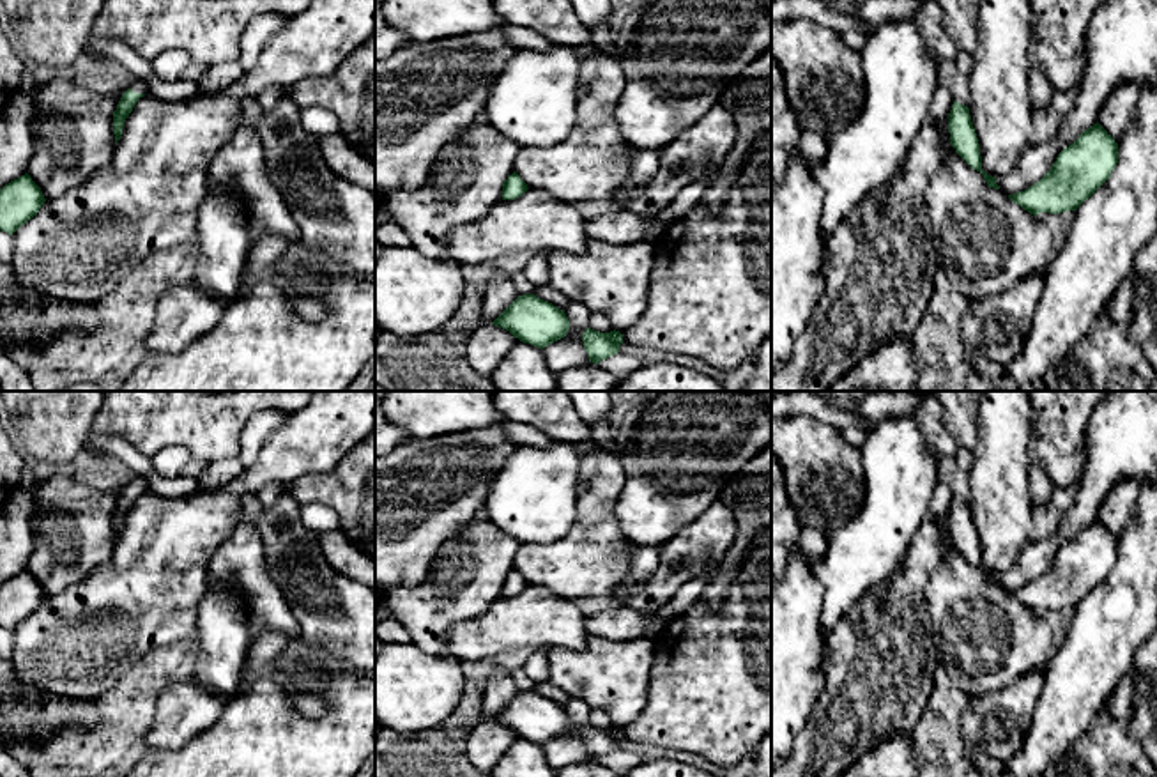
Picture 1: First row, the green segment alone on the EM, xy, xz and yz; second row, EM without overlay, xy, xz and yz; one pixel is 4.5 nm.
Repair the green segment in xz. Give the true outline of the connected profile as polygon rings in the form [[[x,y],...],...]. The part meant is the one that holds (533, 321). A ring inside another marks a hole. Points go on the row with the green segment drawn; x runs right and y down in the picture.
[[[534,294],[518,296],[492,324],[538,349],[564,338],[570,329],[566,313]]]

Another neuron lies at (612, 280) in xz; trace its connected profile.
[[[591,239],[584,253],[550,251],[548,285],[568,299],[603,313],[619,333],[646,310],[655,242],[624,246]]]

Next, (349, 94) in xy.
[[[375,32],[333,74],[306,78],[288,88],[288,96],[301,110],[318,106],[331,113],[352,149],[375,161]]]

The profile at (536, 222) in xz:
[[[527,189],[515,200],[495,202],[478,221],[456,228],[446,258],[472,265],[520,251],[584,253],[591,241],[586,221],[570,202]]]

